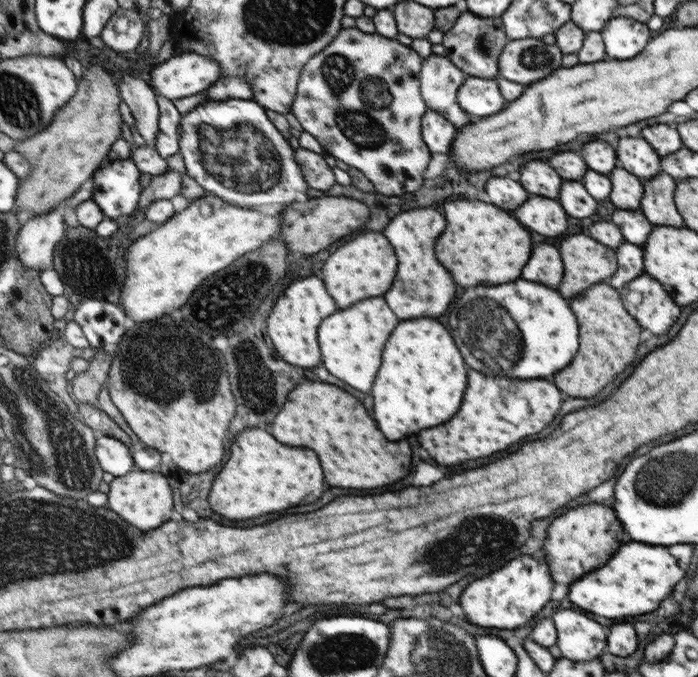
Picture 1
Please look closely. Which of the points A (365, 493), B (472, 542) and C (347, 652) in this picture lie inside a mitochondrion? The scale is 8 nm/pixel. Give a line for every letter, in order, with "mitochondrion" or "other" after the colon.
A: other
B: mitochondrion
C: mitochondrion

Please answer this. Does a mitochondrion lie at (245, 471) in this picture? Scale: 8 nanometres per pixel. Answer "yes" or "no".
no

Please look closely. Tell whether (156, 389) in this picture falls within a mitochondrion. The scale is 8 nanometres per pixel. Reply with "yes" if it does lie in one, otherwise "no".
yes

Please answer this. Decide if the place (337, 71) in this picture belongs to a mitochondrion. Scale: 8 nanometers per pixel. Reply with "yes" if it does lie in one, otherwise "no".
yes

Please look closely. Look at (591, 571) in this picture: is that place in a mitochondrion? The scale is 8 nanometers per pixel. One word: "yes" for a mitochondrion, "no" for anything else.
no

